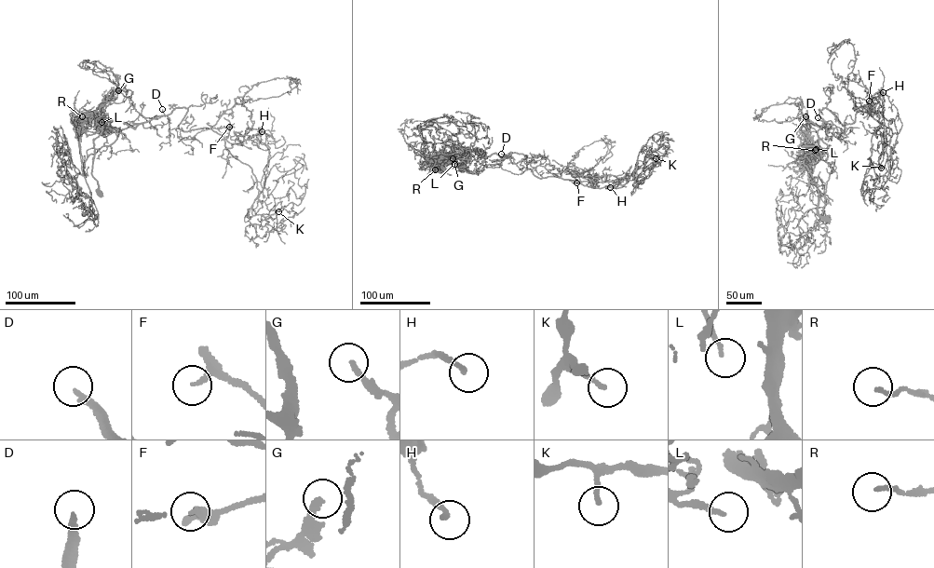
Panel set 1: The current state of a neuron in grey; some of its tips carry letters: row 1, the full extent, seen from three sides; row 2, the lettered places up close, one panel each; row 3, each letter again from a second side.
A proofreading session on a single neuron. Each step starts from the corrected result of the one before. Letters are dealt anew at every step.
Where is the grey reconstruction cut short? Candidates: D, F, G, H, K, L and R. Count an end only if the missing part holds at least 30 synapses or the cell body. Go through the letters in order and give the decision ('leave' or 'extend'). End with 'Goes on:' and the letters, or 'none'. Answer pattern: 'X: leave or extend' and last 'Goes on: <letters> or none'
D: extend
F: leave
G: leave
H: leave
K: leave
L: extend
R: leave
Goes on: D, L

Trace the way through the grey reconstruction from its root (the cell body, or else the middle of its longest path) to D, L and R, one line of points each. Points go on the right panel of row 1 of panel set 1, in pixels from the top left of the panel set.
D: (826, 219), (818, 210), (818, 189), (802, 150), (818, 145), (823, 123), (818, 117)
L: (826, 219), (818, 210), (818, 189), (804, 162), (802, 149), (810, 144), (816, 149)
R: (826, 219), (818, 210), (818, 189), (804, 162), (802, 149), (810, 145), (815, 150)

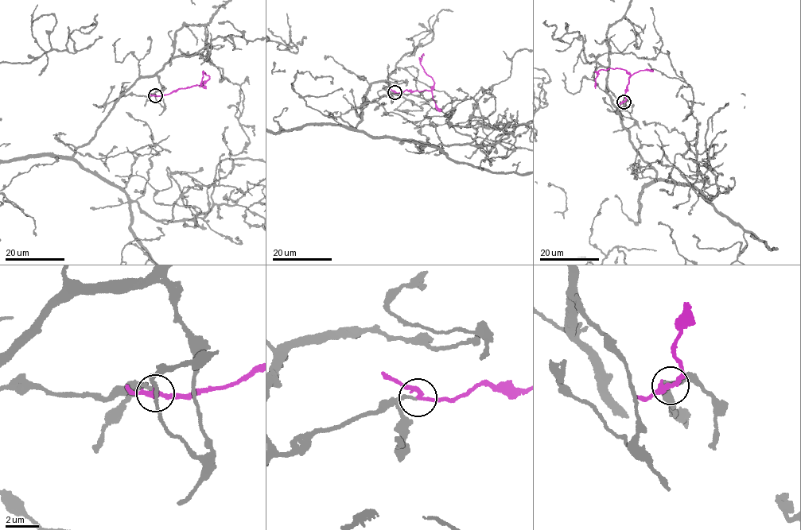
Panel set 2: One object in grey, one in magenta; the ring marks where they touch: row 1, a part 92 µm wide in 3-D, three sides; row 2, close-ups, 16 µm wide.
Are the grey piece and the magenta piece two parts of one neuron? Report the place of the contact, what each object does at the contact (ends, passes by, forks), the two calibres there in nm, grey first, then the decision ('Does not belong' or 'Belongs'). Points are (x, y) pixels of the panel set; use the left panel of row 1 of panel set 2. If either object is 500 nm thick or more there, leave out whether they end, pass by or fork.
Place: (155, 95). At the ring grey ends. At the ring magenta passes by. Thickness 160 nm (grey) against 260 nm. Belongs

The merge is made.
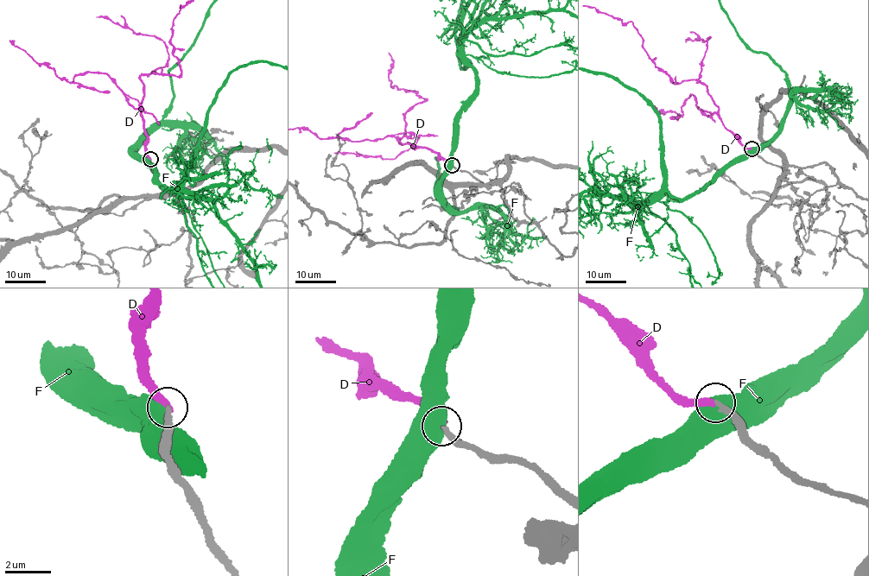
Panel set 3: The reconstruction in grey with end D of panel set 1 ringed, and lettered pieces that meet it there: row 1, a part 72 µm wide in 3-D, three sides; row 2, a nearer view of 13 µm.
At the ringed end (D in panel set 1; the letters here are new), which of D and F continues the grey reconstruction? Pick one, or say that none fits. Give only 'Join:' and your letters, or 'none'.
Join: D

